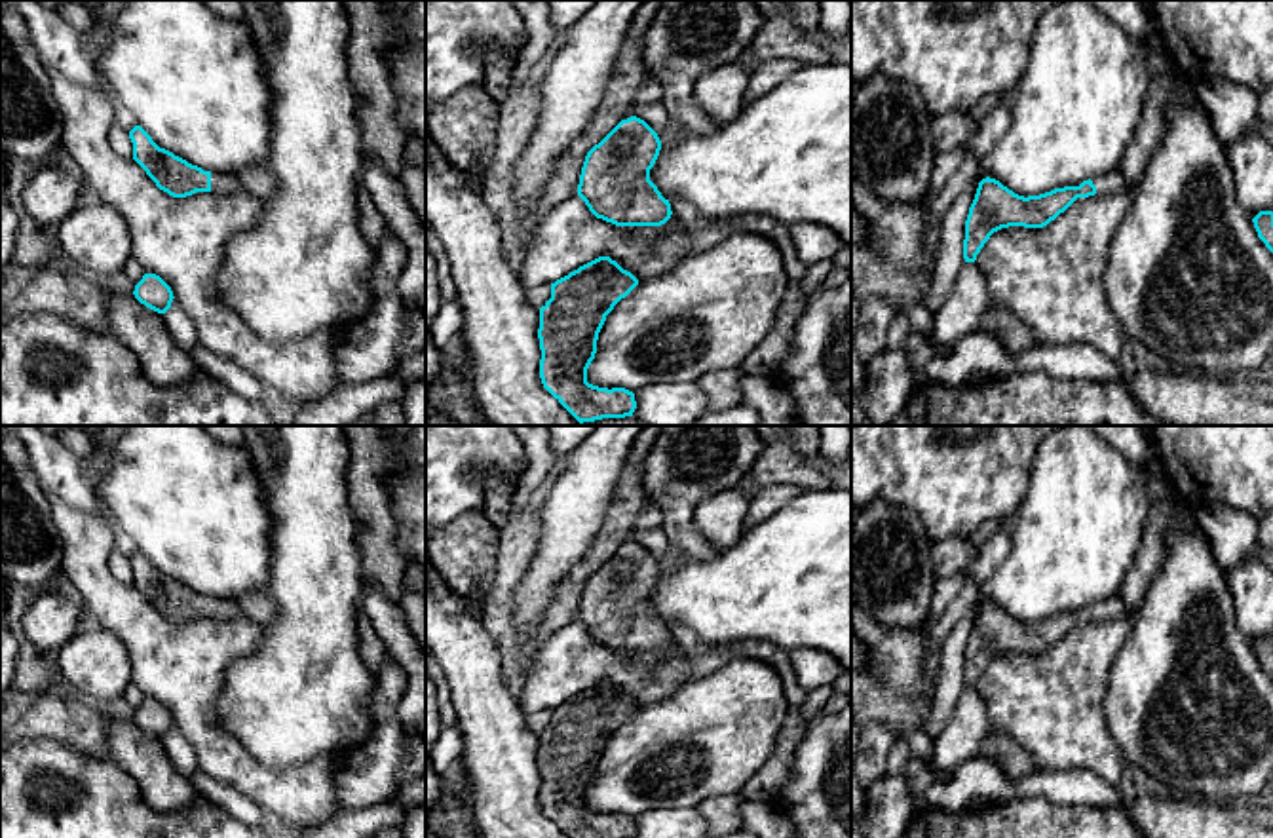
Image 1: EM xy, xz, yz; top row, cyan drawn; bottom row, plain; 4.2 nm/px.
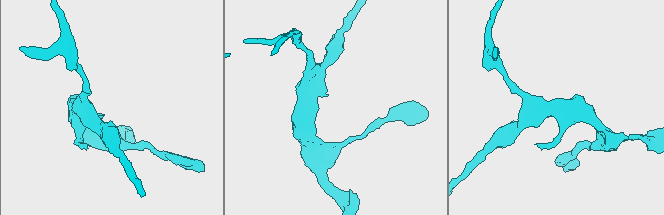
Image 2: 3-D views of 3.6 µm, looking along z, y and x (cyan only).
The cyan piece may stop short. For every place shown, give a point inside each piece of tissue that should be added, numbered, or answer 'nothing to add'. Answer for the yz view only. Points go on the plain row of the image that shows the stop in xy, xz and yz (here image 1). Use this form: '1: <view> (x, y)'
1: yz (1114, 607)

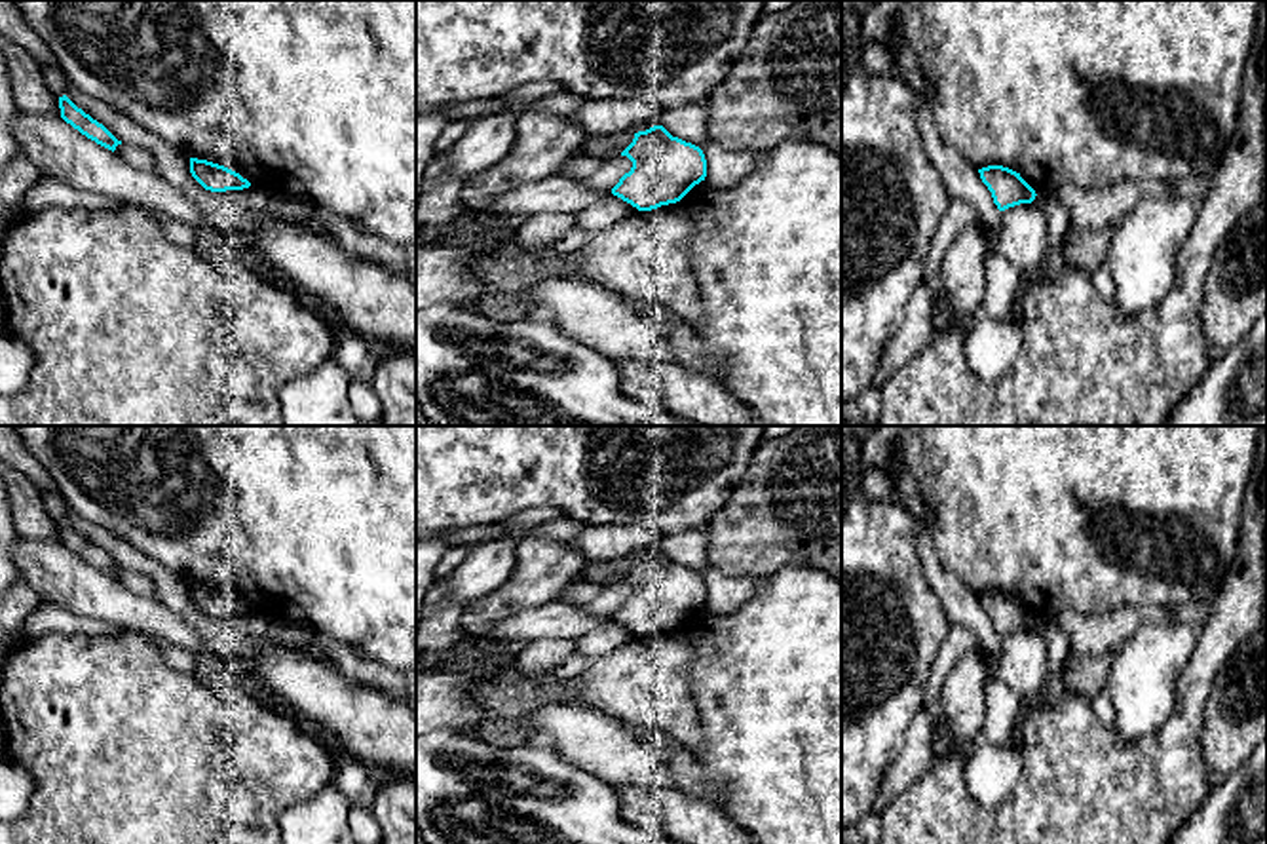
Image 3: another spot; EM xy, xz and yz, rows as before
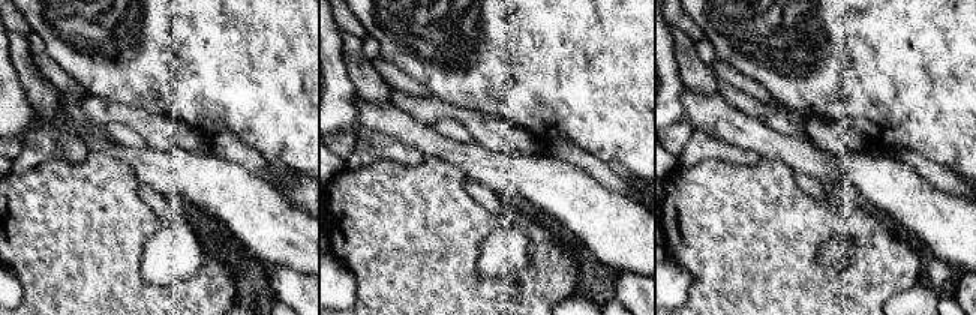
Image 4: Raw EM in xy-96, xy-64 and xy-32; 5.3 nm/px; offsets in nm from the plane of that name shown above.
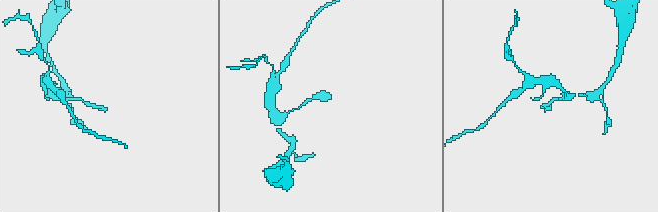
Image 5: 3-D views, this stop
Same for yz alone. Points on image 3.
nothing to add

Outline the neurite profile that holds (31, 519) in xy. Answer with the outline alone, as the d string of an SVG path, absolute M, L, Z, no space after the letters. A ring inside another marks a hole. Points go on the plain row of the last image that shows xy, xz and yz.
M0 464L15 528L21 536L61 542L59 523L53 521L42 500L42 492L19 471Z

